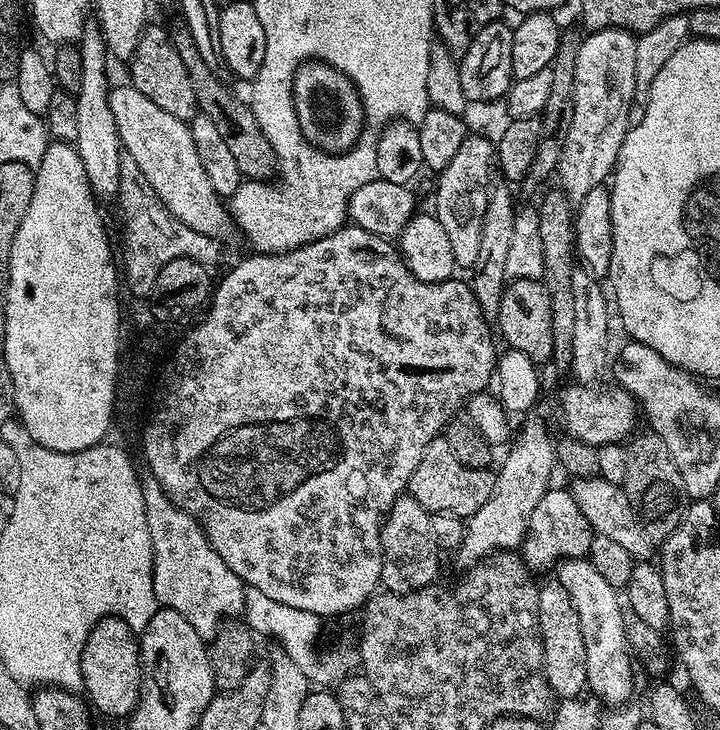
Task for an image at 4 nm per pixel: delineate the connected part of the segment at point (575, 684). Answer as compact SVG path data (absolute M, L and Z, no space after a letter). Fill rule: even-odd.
M549 578L545 584L539 585L539 589L538 626L544 655L544 677L553 697L569 700L571 696L580 696L588 683L586 642L582 642L582 626L578 626L578 613L574 611L574 602L570 602L570 590L566 590L560 580Z

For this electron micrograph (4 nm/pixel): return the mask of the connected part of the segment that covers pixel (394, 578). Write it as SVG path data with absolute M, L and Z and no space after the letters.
M407 494L394 502L384 518L380 531L384 553L382 554L382 574L380 583L390 592L417 592L433 587L437 583L436 575L440 572L442 549L434 534L433 513Z

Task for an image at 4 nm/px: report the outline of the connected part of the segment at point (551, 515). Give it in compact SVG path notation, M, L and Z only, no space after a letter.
M552 486L544 493L534 512L530 515L529 528L525 532L522 545L522 559L529 573L555 569L561 560L578 560L587 557L592 545L591 522L578 508L567 487Z

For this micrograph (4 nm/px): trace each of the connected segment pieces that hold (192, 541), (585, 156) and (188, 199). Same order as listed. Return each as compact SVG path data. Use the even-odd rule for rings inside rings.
M148 478L143 481L143 486L146 524L150 526L150 542L154 550L152 573L157 605L178 610L200 636L211 638L221 624L243 613L246 585L226 562L222 562L200 523L174 503L160 483Z
M604 28L600 32L588 32L581 39L580 49L576 51L574 66L574 123L570 134L566 134L566 146L562 150L558 177L559 187L567 192L569 200L579 202L594 190L594 186L604 184L611 177L622 142L633 123L632 105L636 98L636 79L634 78L634 50L636 36L627 28Z
M113 87L108 93L110 98L110 114L114 114L114 122L118 126L120 142L126 156L137 163L139 170L146 176L158 198L162 200L174 219L179 220L192 230L203 235L223 238L228 227L233 227L234 221L226 207L225 201L216 193L214 186L210 186L210 178L206 178L206 170L202 170L202 158L198 158L198 146L194 146L191 127L185 121L174 118L174 114L166 114L162 106L154 106L146 94L137 88Z

